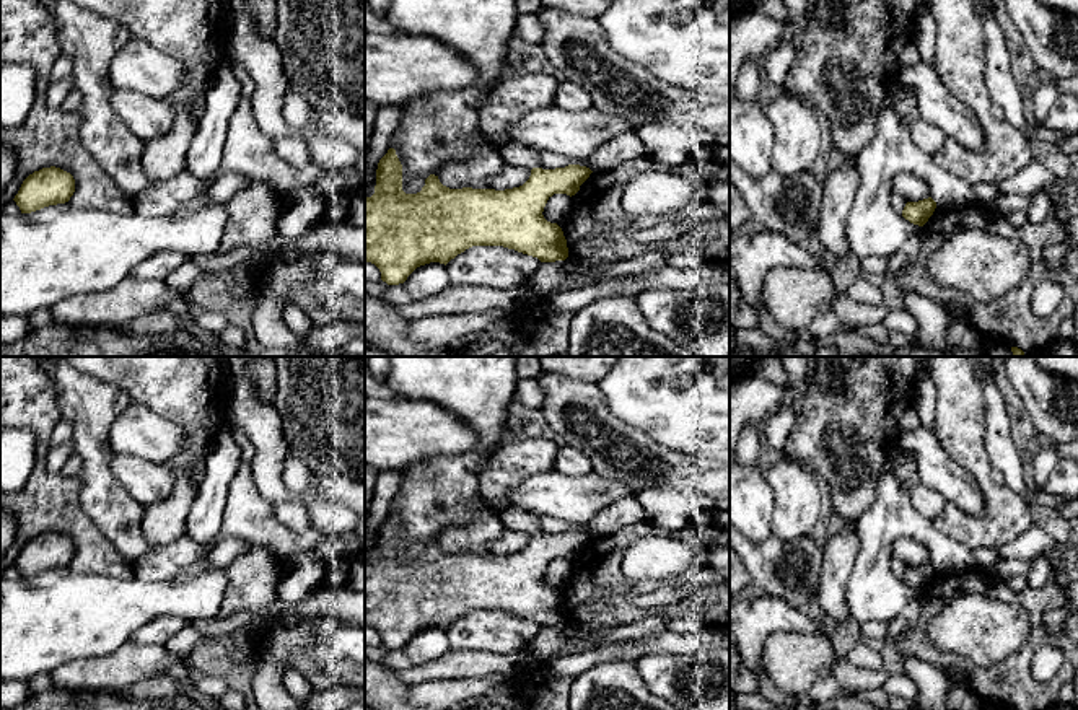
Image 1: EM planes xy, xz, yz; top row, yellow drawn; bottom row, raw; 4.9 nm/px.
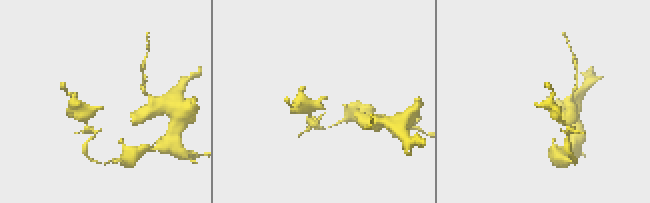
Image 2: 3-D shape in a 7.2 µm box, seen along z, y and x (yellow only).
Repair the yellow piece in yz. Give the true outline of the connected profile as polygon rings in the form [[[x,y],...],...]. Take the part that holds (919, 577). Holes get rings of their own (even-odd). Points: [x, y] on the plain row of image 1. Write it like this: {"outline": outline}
{"outline": [[[931,562],[918,567],[907,567],[902,575],[902,581],[914,589],[923,591],[933,580],[935,573],[936,567]]]}

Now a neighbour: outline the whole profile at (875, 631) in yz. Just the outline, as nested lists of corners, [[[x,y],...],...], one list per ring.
[[[883,620],[865,622],[861,625],[861,632],[868,642],[876,643],[876,645],[889,637],[887,622],[883,622]]]

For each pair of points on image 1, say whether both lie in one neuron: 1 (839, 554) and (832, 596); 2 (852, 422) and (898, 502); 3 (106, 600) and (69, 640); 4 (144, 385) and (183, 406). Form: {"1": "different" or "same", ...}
{"1": "same", "2": "different", "3": "same", "4": "same"}

